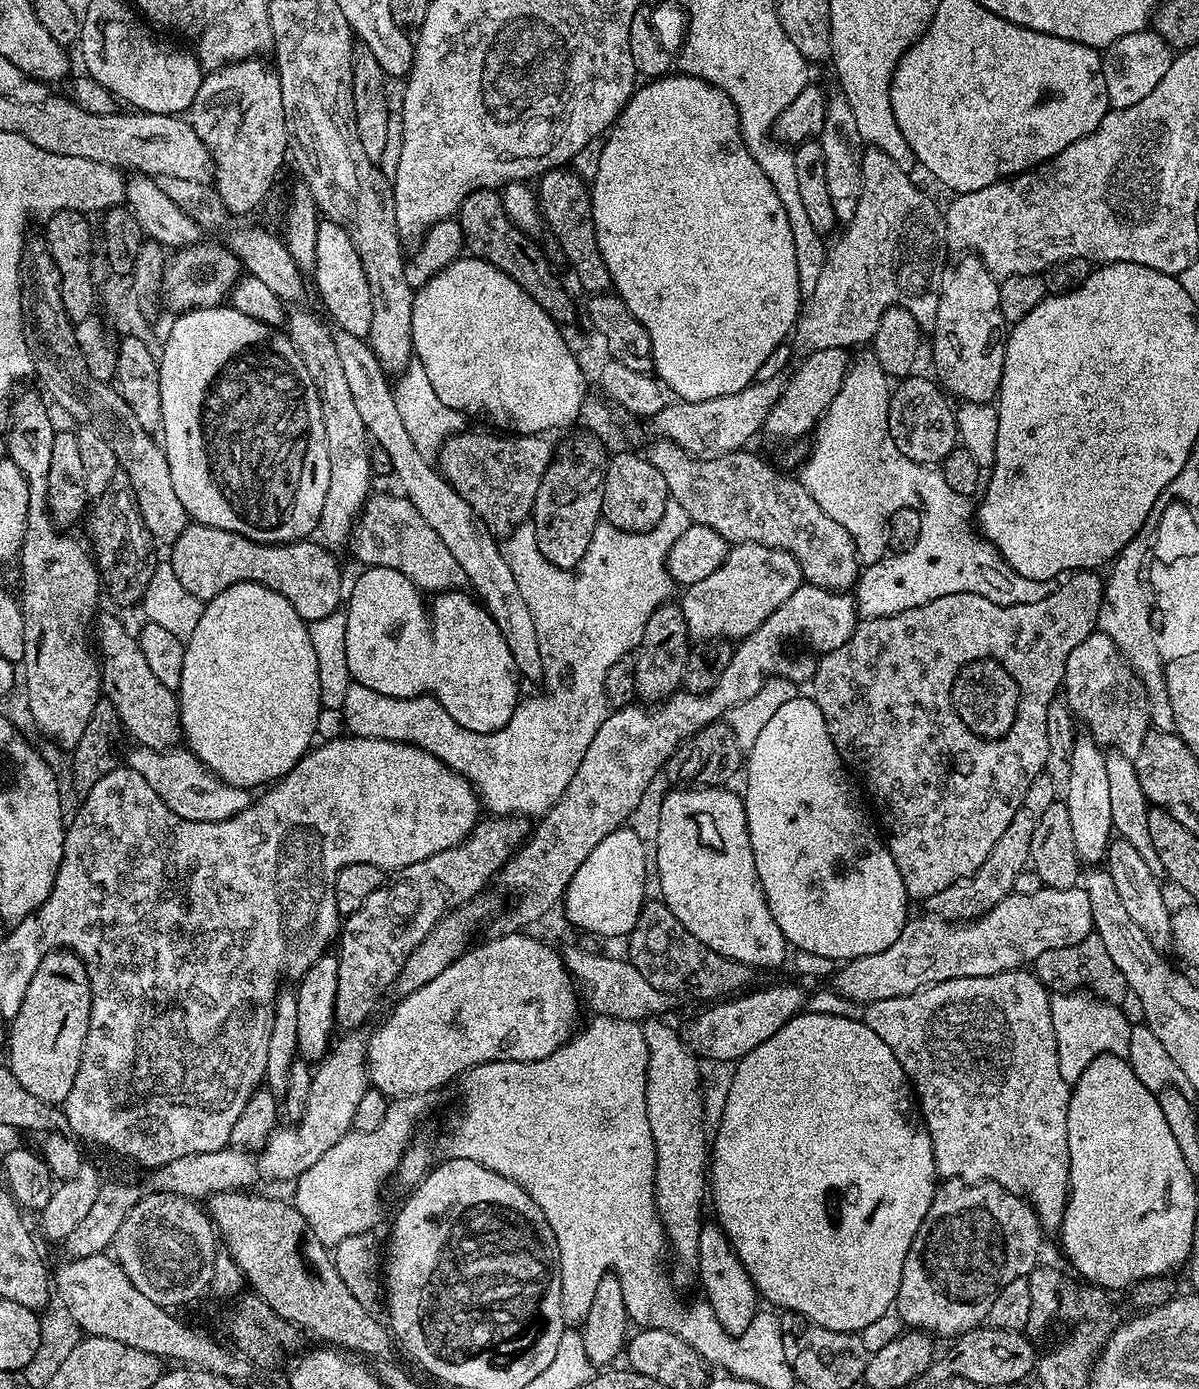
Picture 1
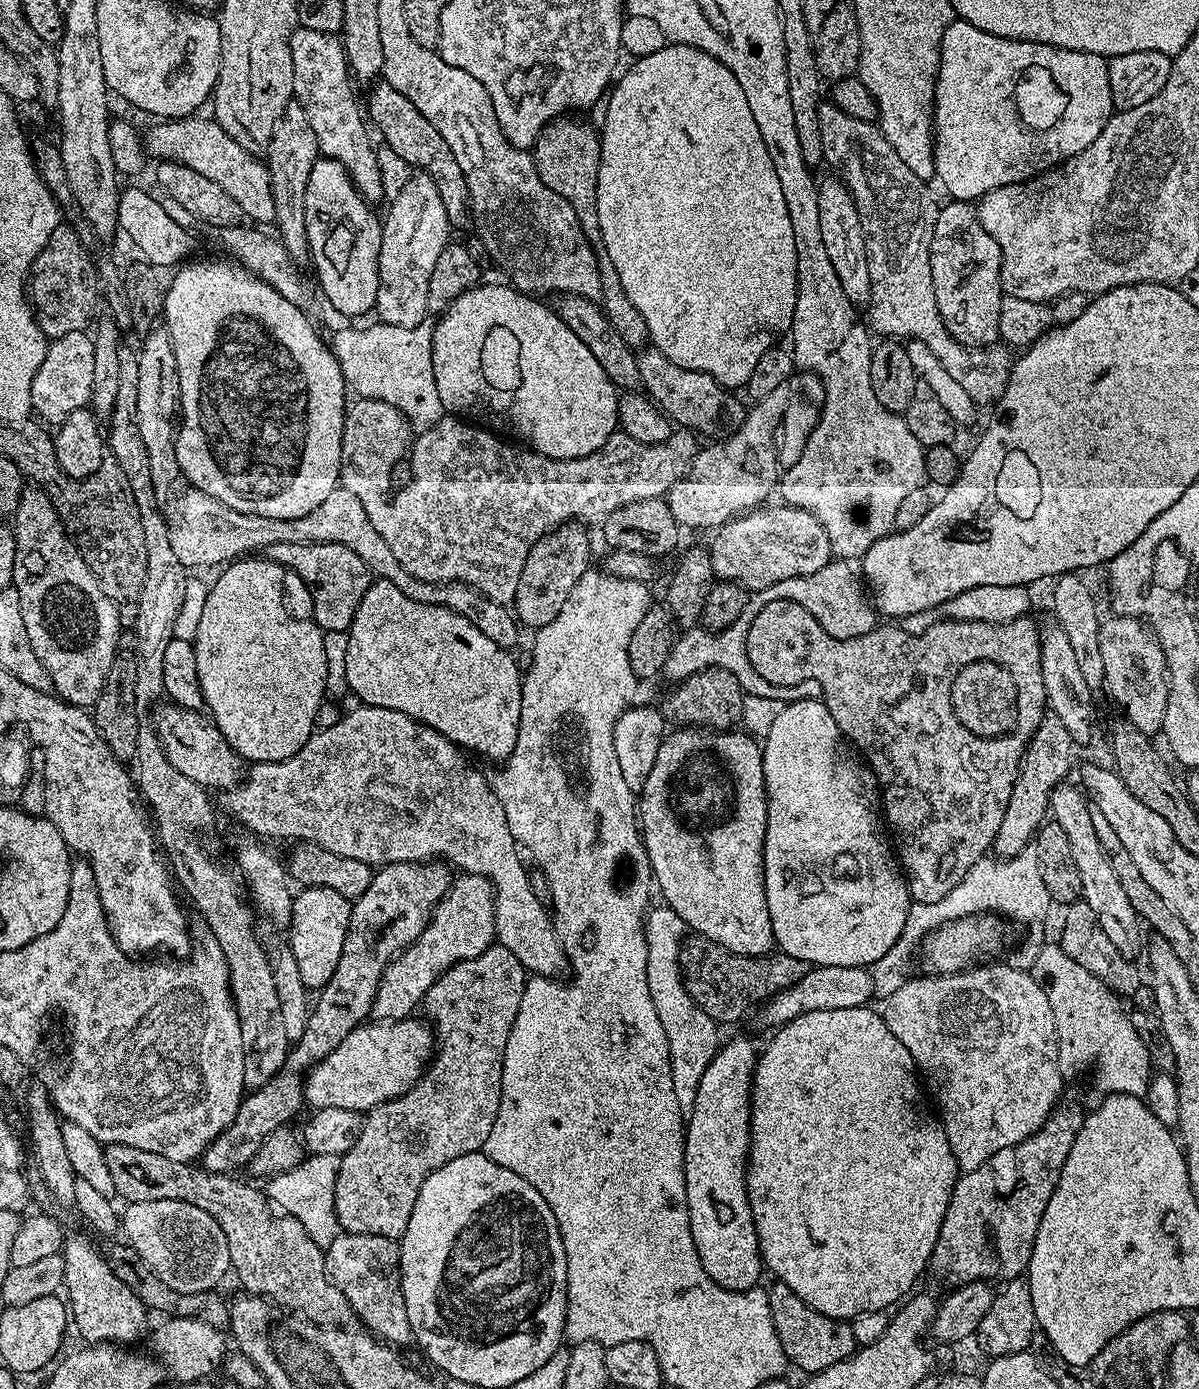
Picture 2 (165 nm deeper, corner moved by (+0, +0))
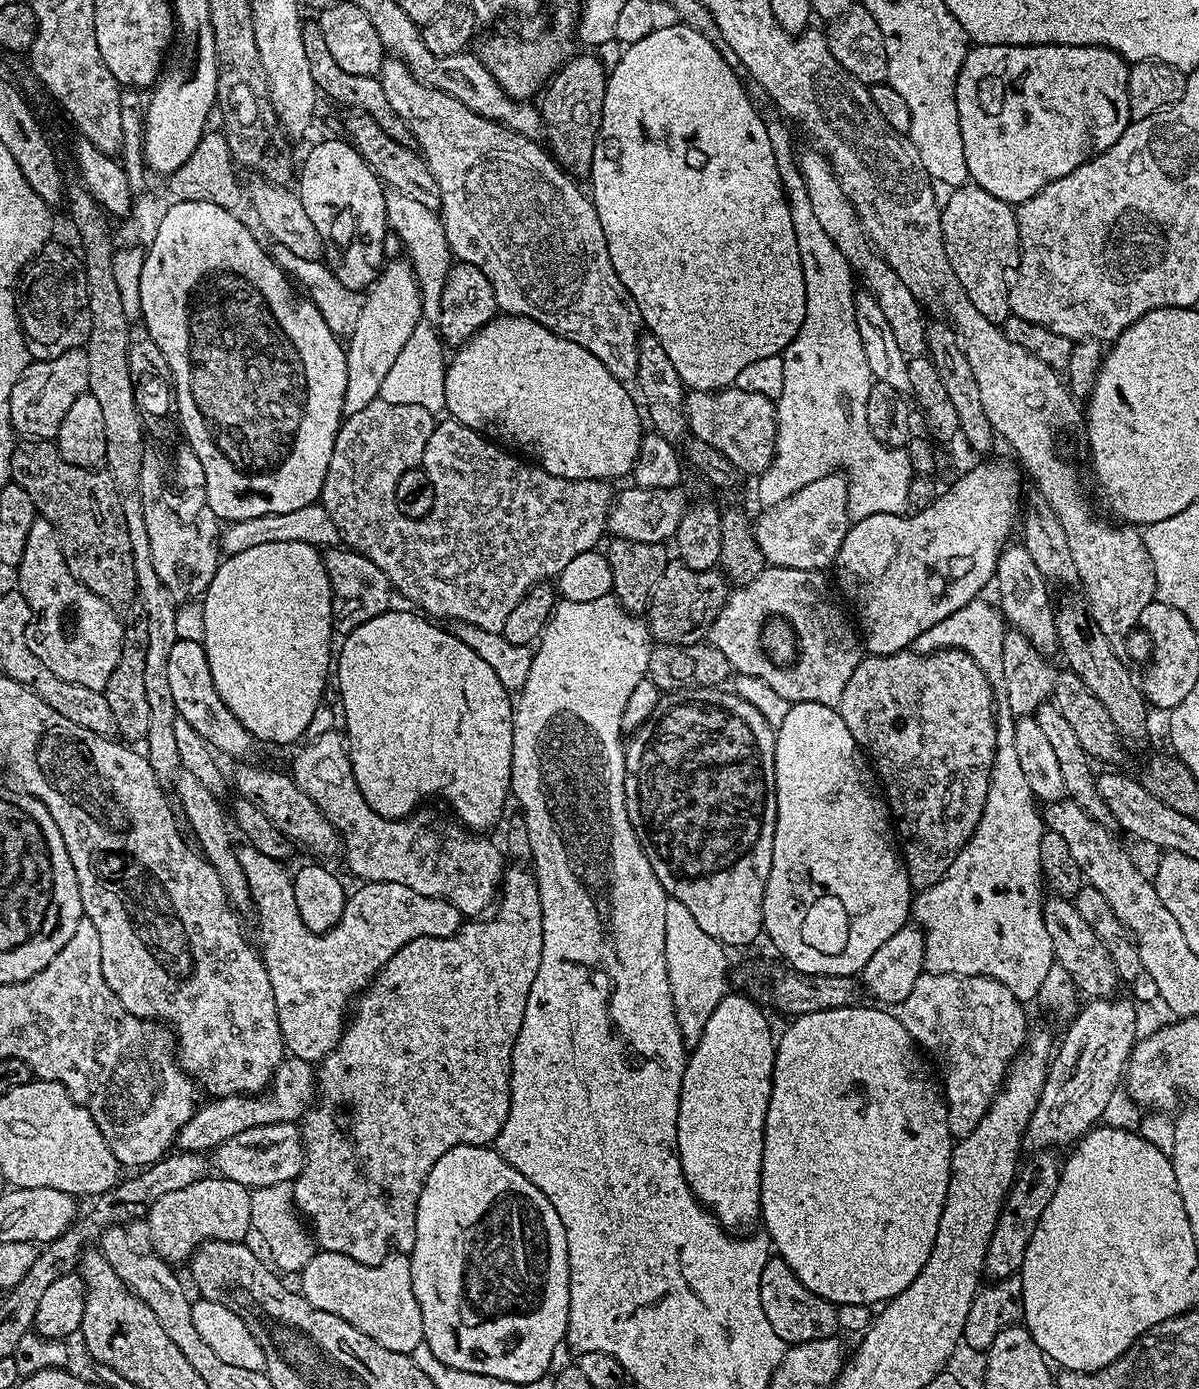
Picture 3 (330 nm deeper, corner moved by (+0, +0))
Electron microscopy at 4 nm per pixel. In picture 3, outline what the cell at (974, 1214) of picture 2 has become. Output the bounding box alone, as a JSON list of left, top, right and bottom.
[1022,998,1138,1150]

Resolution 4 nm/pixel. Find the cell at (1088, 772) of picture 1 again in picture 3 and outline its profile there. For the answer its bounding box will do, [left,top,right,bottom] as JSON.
[994,543,1057,654]

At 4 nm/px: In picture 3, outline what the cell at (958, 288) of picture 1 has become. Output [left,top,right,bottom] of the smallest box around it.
[940,182,1020,322]

